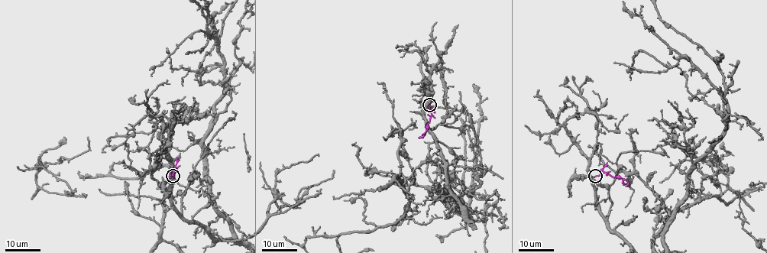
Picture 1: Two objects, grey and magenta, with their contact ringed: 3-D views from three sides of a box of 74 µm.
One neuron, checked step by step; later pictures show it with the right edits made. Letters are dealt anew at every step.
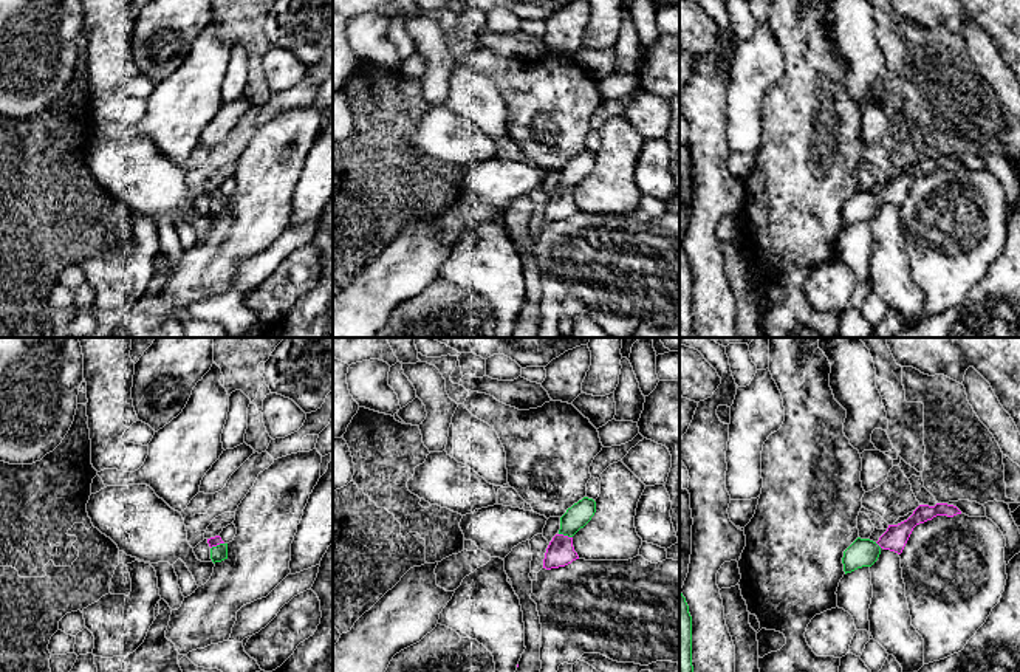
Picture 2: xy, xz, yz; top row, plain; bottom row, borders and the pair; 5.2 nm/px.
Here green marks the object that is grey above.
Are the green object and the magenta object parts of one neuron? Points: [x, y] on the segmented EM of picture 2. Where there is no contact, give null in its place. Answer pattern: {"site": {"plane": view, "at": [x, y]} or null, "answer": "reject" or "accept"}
{"site": {"plane": "xz", "at": [565, 534]}, "answer": "accept"}

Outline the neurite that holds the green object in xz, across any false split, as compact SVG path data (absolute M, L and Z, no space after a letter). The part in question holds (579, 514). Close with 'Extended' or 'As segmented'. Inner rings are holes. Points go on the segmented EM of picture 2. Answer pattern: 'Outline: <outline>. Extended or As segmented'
Outline: M584 497L560 517L560 530L549 542L543 568L559 568L579 559L573 547L573 536L584 528L596 513L596 502L593 499Z. Extended

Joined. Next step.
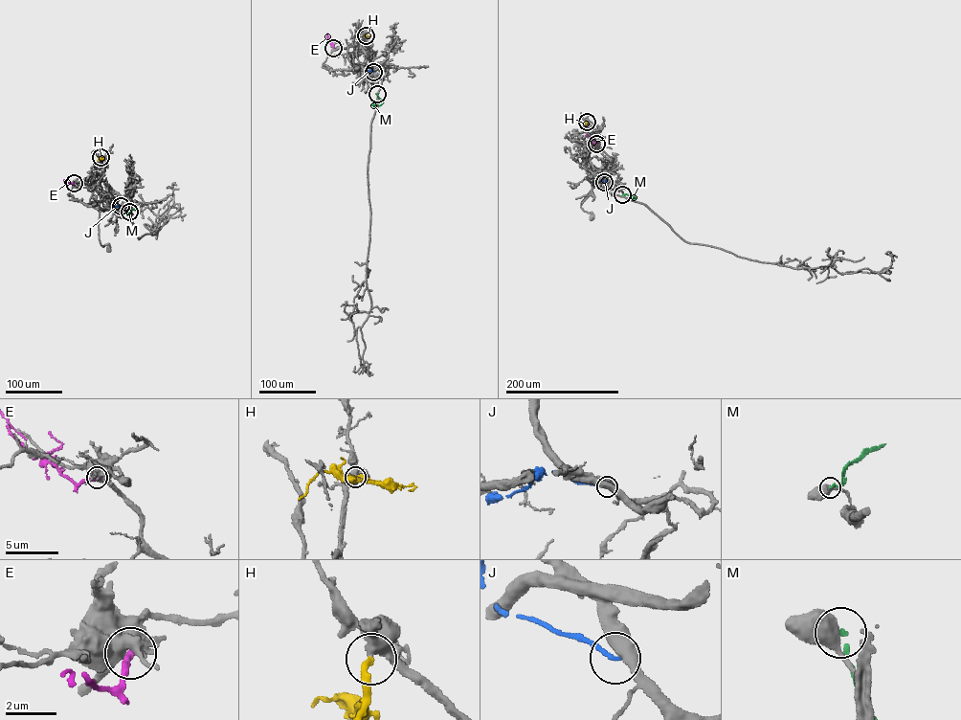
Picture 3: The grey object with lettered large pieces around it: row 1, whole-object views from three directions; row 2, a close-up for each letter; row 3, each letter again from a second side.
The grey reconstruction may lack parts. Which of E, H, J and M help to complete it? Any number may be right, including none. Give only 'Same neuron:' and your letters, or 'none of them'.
Same neuron: H

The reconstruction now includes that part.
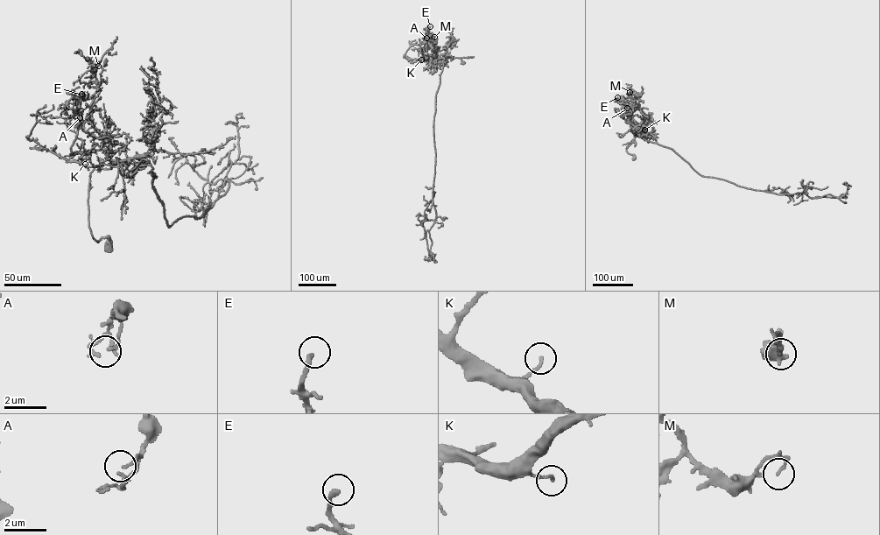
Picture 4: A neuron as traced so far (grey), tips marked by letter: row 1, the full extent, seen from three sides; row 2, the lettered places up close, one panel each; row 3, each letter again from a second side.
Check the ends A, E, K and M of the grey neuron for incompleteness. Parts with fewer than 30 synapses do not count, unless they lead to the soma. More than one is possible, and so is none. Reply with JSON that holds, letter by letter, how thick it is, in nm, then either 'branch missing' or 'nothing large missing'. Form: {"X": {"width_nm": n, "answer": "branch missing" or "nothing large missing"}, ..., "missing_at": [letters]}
{"A": {"width_nm": 120, "answer": "nothing large missing"}, "E": {"width_nm": 240, "answer": "branch missing"}, "K": {"width_nm": 140, "answer": "branch missing"}, "M": {"width_nm": 120, "answer": "nothing large missing"}, "missing_at": ["E", "K"]}

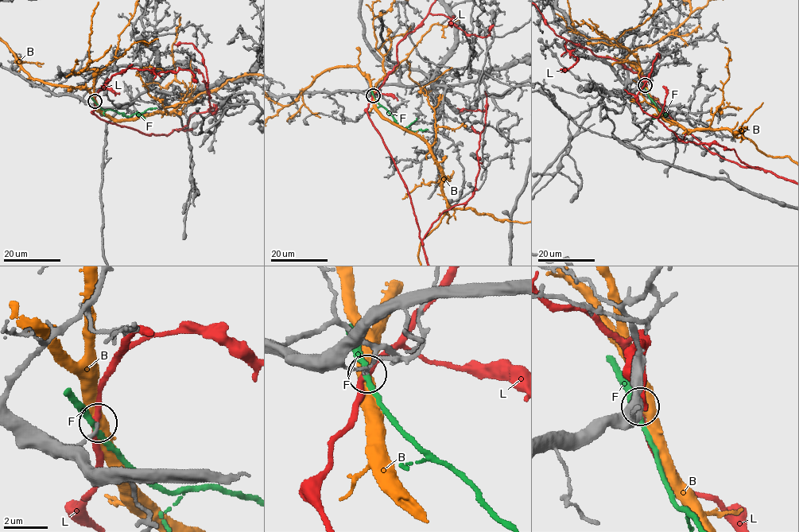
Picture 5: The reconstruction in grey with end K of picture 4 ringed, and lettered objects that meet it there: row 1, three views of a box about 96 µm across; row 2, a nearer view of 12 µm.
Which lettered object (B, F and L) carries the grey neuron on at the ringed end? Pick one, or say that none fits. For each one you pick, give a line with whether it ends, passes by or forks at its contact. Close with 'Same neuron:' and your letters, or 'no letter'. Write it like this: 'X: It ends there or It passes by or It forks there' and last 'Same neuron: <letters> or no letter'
Same neuron: no letter

